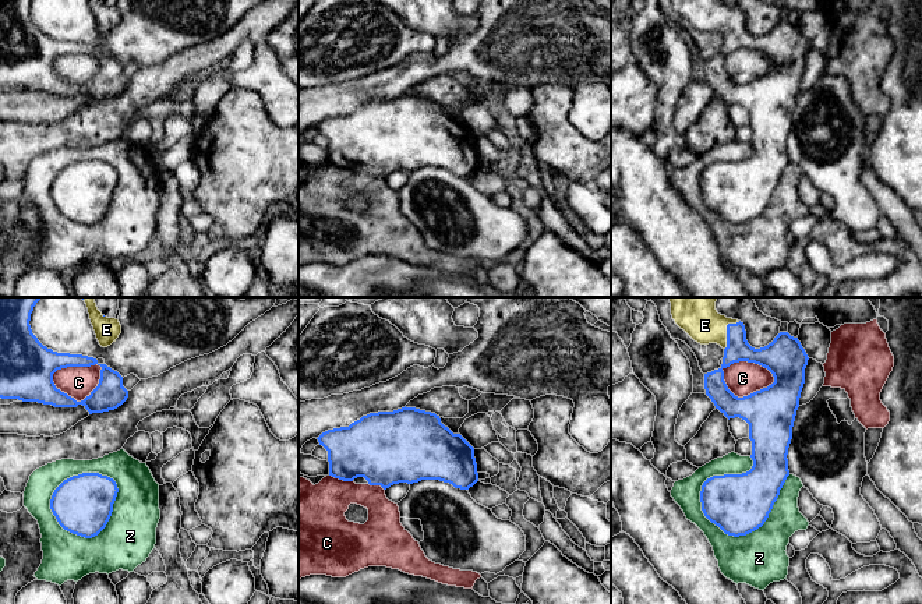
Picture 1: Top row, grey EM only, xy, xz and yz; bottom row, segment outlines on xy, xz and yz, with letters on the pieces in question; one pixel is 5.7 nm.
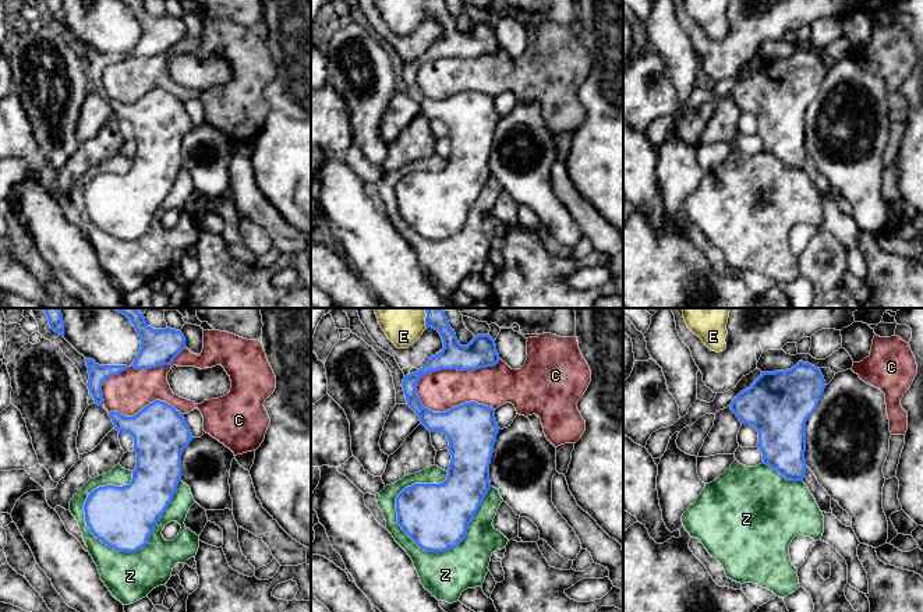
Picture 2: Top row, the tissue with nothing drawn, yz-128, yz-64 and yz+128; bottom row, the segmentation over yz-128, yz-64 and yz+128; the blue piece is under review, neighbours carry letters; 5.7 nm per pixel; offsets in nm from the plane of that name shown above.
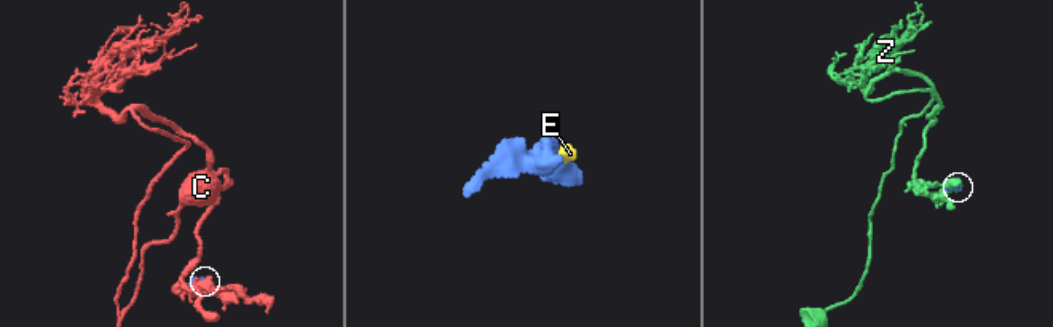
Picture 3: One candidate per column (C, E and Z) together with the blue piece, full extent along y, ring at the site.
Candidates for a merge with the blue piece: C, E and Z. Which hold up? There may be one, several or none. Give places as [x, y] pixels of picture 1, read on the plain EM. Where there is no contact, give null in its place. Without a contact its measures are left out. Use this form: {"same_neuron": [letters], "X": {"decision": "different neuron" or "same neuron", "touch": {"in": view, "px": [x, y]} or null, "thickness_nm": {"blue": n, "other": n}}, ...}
{"same_neuron": ["E"], "C": {"decision": "different neuron", "touch": {"in": "xy", "px": [74, 53]}, "thickness_nm": {"blue": 280, "other": 180}}, "E": {"decision": "same neuron", "touch": {"in": "yz", "px": [727, 18]}, "thickness_nm": {"blue": 140, "other": 180}}, "Z": {"decision": "different neuron", "touch": {"in": "yz", "px": [755, 216]}, "thickness_nm": {"blue": 360, "other": 320}}}

